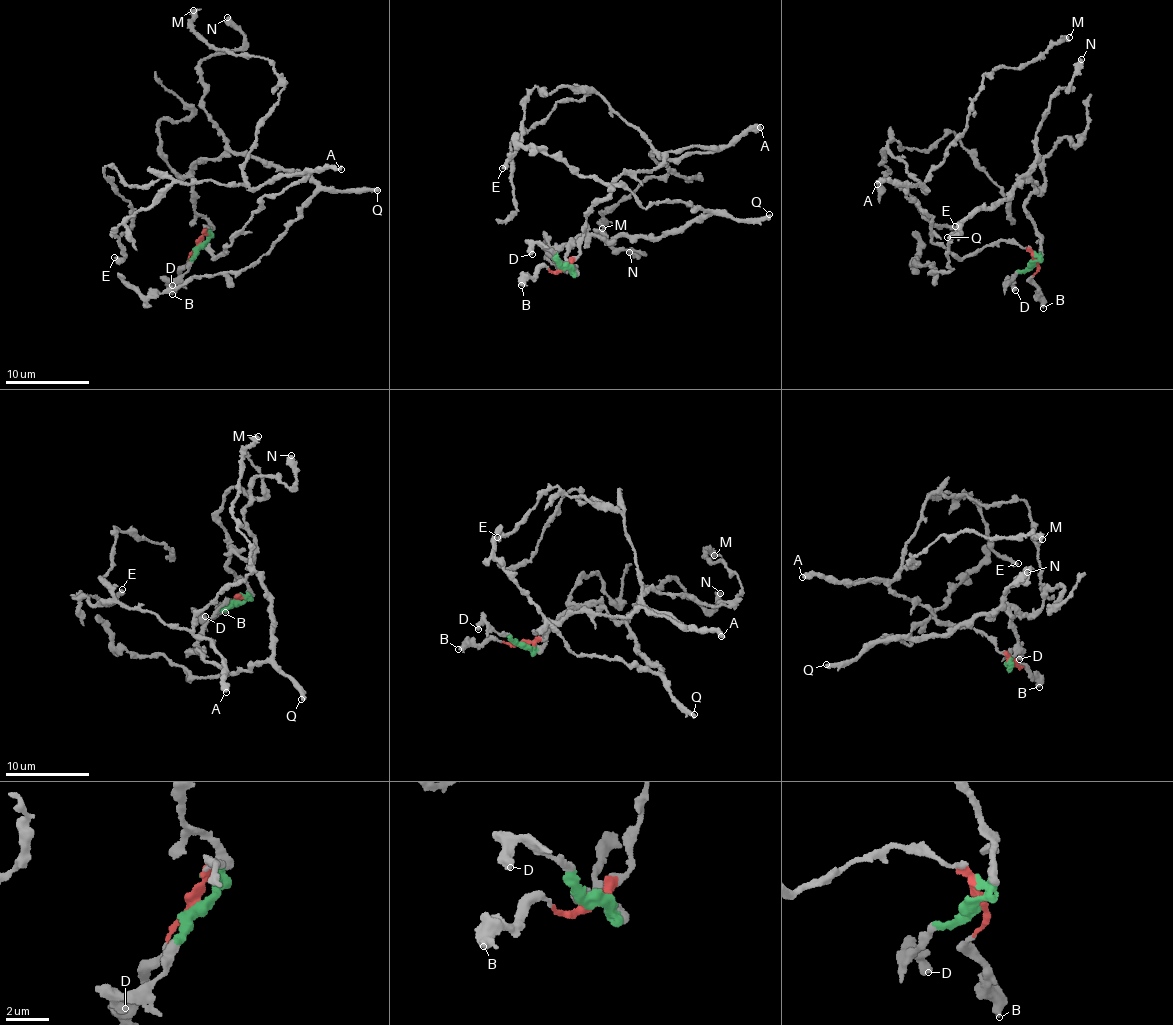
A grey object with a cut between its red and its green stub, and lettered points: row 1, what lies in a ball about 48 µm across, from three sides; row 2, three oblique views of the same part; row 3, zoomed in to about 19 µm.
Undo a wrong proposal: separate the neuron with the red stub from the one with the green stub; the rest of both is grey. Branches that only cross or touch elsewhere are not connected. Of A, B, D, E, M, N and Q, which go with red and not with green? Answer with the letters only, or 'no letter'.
A, B, E, M

